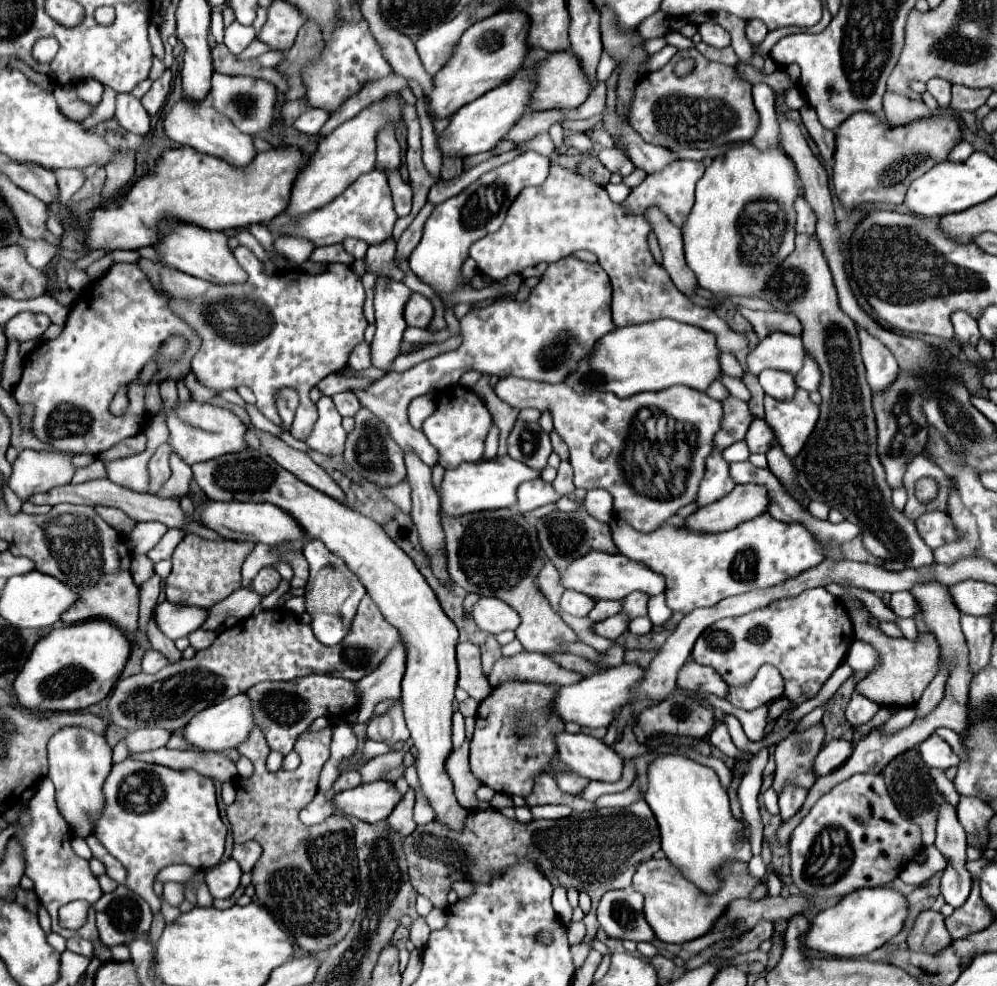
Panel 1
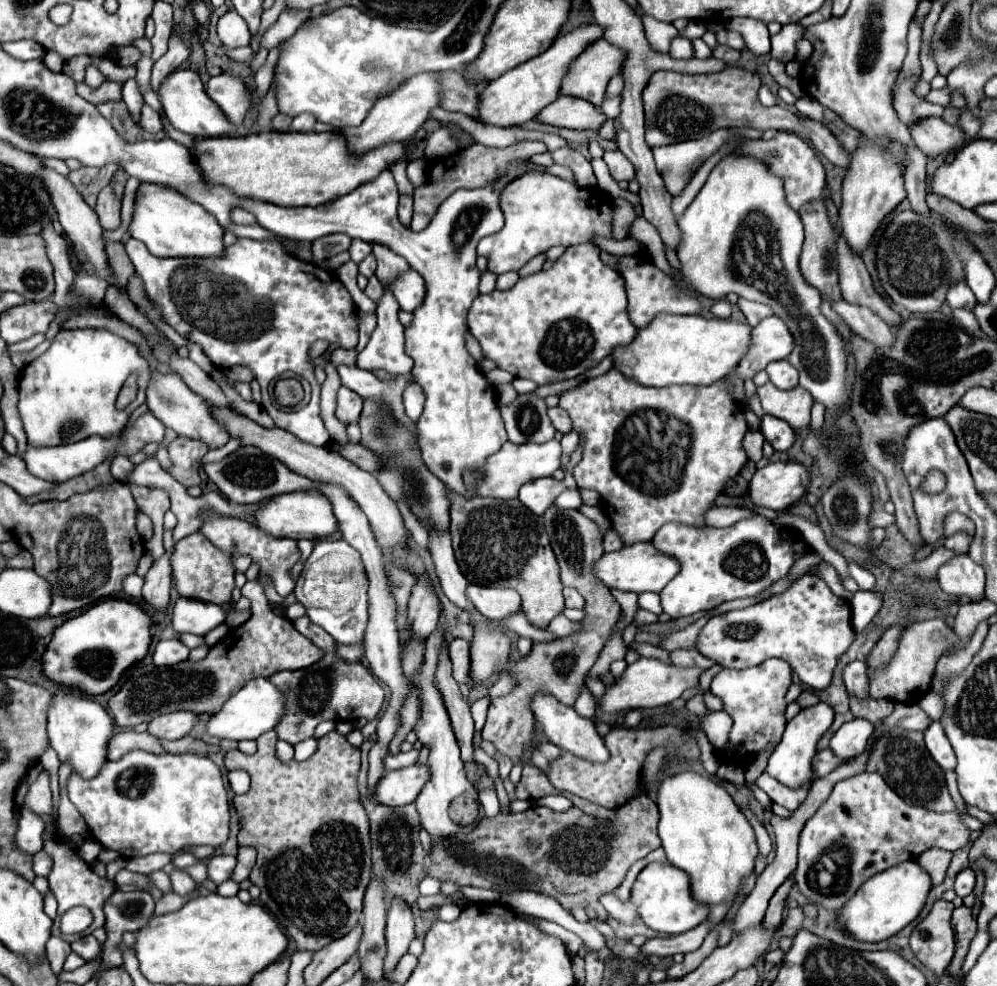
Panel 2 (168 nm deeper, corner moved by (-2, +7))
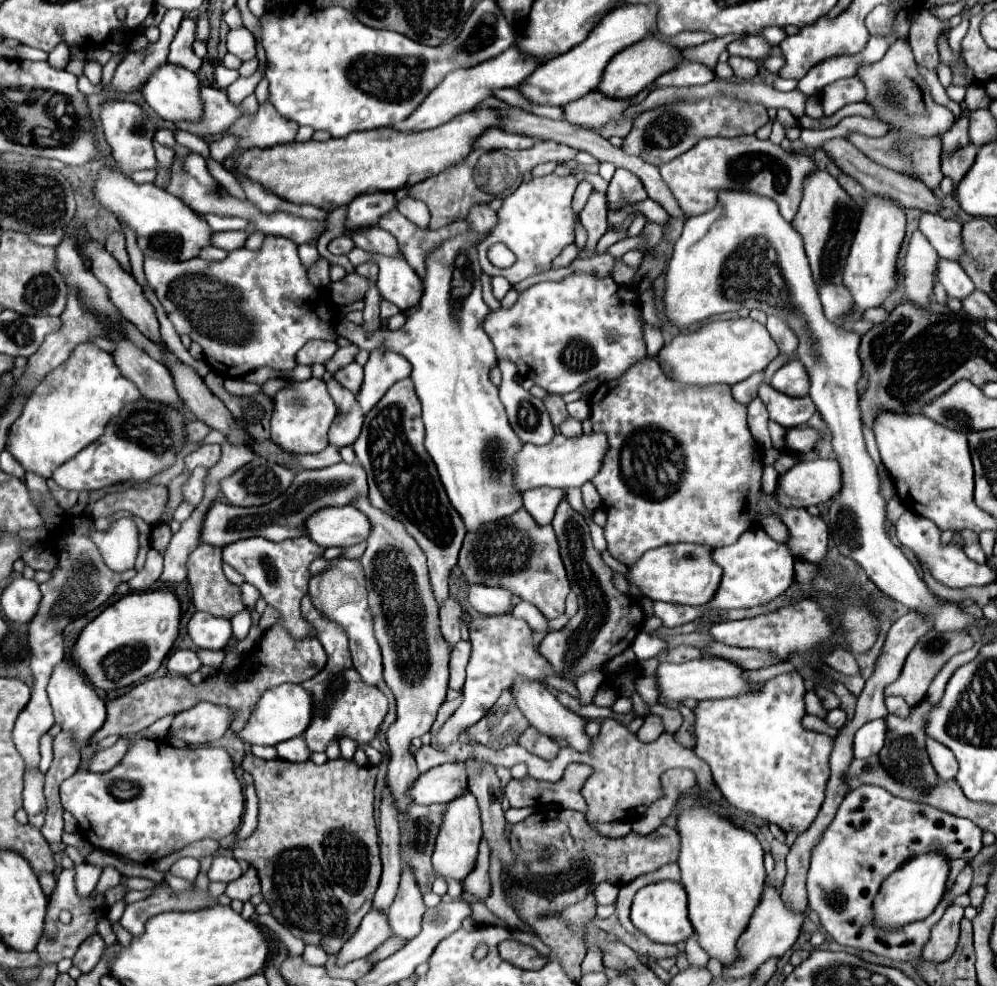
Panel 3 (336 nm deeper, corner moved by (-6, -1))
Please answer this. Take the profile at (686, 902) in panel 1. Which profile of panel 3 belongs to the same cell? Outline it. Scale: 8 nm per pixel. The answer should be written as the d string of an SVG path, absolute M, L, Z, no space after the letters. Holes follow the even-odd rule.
M659 880L643 886L633 898L631 922L647 938L661 944L679 944L695 934L695 928L687 916L687 892L681 882L673 882L673 880Z

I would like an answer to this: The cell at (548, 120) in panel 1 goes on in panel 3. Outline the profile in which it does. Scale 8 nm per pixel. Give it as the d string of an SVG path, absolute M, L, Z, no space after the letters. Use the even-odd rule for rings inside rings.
M589 92L583 98L563 106L565 120L577 126L601 130L607 122L619 122L623 110L629 108L627 100L613 100L601 92Z

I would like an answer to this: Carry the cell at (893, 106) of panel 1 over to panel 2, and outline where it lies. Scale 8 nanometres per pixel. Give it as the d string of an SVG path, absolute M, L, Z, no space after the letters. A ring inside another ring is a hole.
M927 118L927 122L917 122L909 128L911 136L919 150L923 150L929 158L937 158L941 154L955 154L963 148L967 136L959 126L945 124L941 118Z

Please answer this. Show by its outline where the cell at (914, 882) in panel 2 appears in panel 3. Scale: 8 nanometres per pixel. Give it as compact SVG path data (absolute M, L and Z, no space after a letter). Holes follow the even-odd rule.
M923 854L917 858L911 858L895 870L879 888L879 894L875 896L873 910L875 910L875 926L883 930L899 930L911 922L925 920L935 906L939 904L943 892L945 892L945 882L949 874L949 864L941 854Z

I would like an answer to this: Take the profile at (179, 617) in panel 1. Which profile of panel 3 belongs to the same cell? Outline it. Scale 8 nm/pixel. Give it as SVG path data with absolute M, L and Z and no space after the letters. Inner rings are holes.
M195 612L187 624L187 634L199 648L223 650L231 638L231 622L207 612Z

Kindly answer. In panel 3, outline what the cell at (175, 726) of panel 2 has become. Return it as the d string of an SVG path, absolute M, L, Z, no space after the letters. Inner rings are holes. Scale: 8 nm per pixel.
M199 702L191 710L179 712L175 716L169 734L189 746L199 746L221 738L229 728L229 722L231 712L225 706Z

